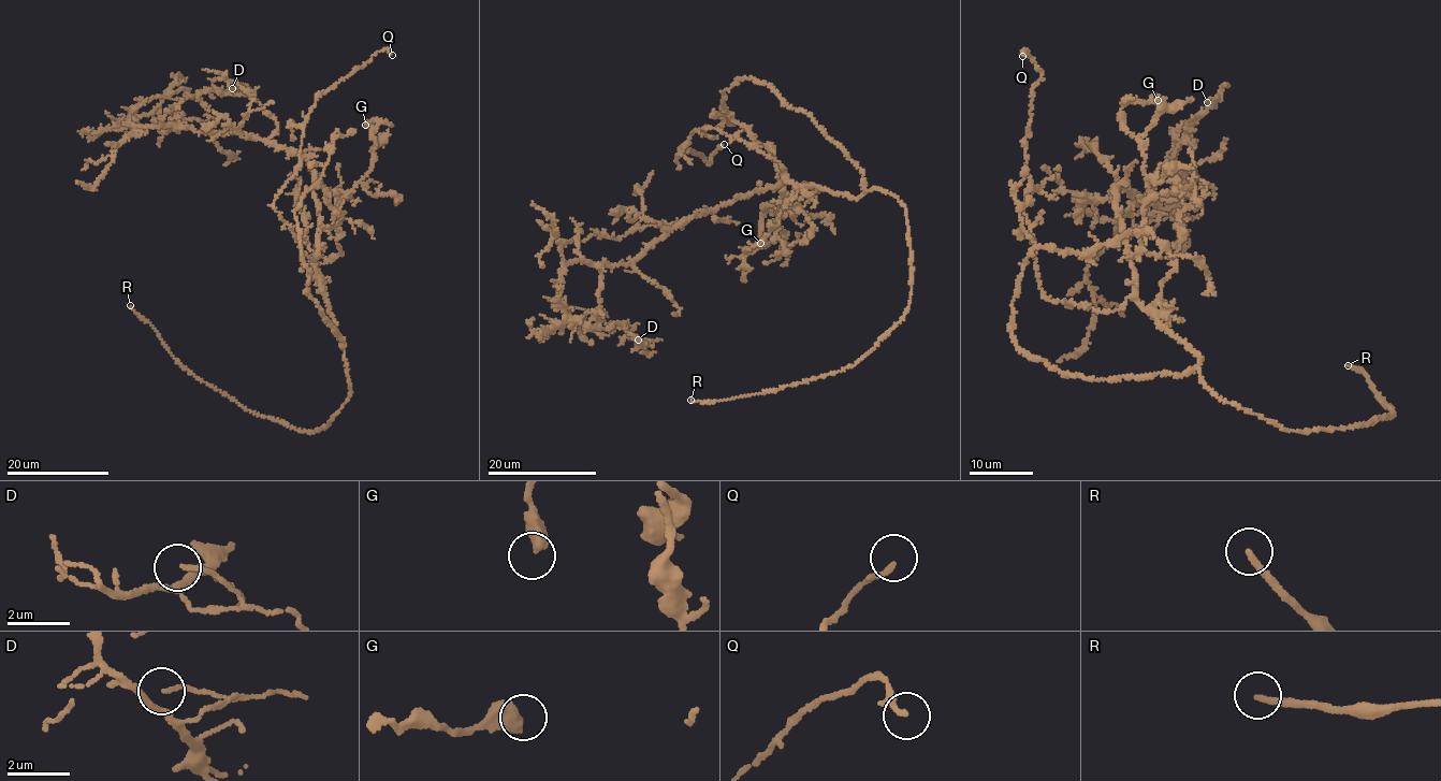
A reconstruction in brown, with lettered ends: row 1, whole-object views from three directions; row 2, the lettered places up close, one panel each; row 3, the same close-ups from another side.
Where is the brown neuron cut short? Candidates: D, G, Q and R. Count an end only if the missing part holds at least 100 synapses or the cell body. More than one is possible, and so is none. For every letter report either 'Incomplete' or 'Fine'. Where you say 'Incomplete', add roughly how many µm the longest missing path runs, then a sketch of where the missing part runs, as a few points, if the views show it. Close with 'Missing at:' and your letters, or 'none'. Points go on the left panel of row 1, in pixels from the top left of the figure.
D: Fine
G: Fine
Q: Fine
R: Incomplete. Missing length about 50 µm. Course of what is missing: (130, 305), (107, 287), (100, 274), (81, 268), (74, 241), (32, 214), (8, 208)
Missing at: R

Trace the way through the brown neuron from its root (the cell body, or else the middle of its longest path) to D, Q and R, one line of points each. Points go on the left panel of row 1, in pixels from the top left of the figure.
D: (329, 309), (306, 160), (236, 132), (130, 125), (154, 98), (243, 93), (232, 88)
Q: (329, 309), (318, 256), (300, 249), (274, 207), (275, 197), (296, 172), (316, 99), (377, 53), (392, 55)
R: (329, 309), (343, 345), (350, 393), (328, 424), (308, 433), (259, 416), (194, 377), (130, 305)

